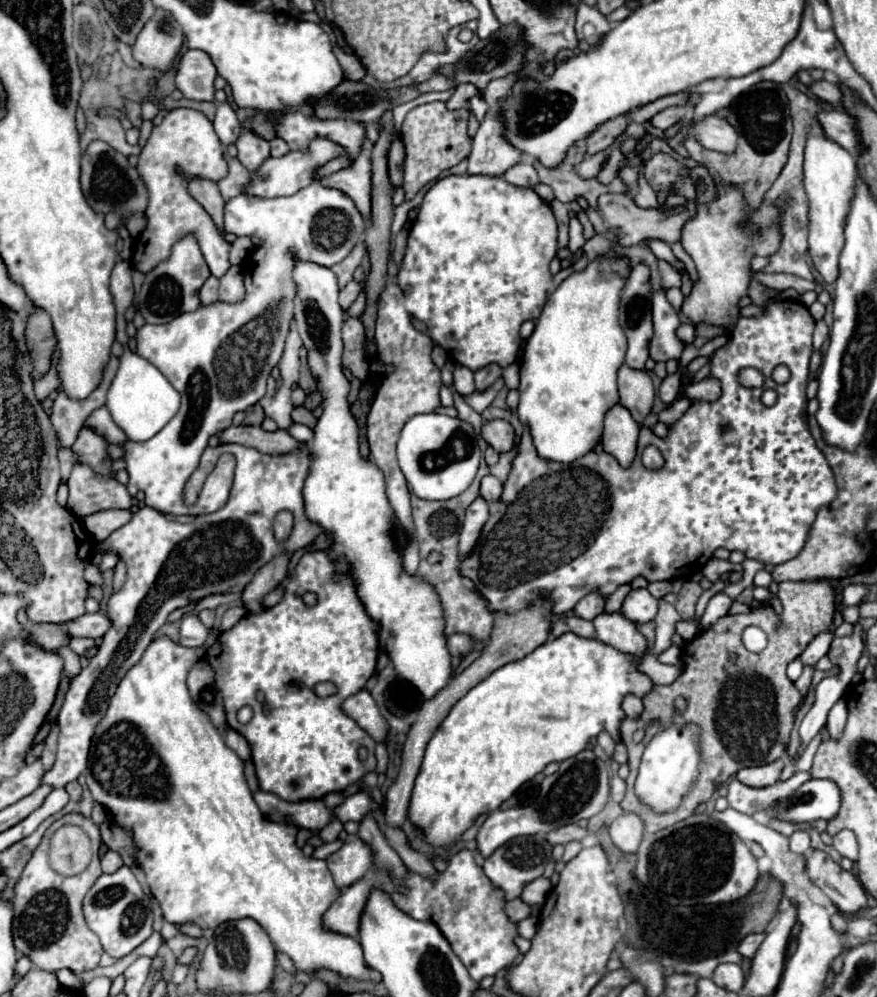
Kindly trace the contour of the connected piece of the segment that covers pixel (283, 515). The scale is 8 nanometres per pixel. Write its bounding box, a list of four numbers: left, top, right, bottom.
[274,511,292,541]

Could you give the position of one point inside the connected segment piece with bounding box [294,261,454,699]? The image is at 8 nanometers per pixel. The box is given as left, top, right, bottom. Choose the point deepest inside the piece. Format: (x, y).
(344, 493)

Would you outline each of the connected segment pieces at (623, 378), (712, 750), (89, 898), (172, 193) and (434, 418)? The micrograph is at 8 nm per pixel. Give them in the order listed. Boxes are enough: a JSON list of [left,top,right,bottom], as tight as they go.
[[618,365,654,425],[620,581,836,833],[84,865,152,959],[132,109,230,277],[398,413,480,501]]

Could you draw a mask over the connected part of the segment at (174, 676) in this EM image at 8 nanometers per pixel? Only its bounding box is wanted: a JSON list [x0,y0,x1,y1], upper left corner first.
[86,629,380,981]

